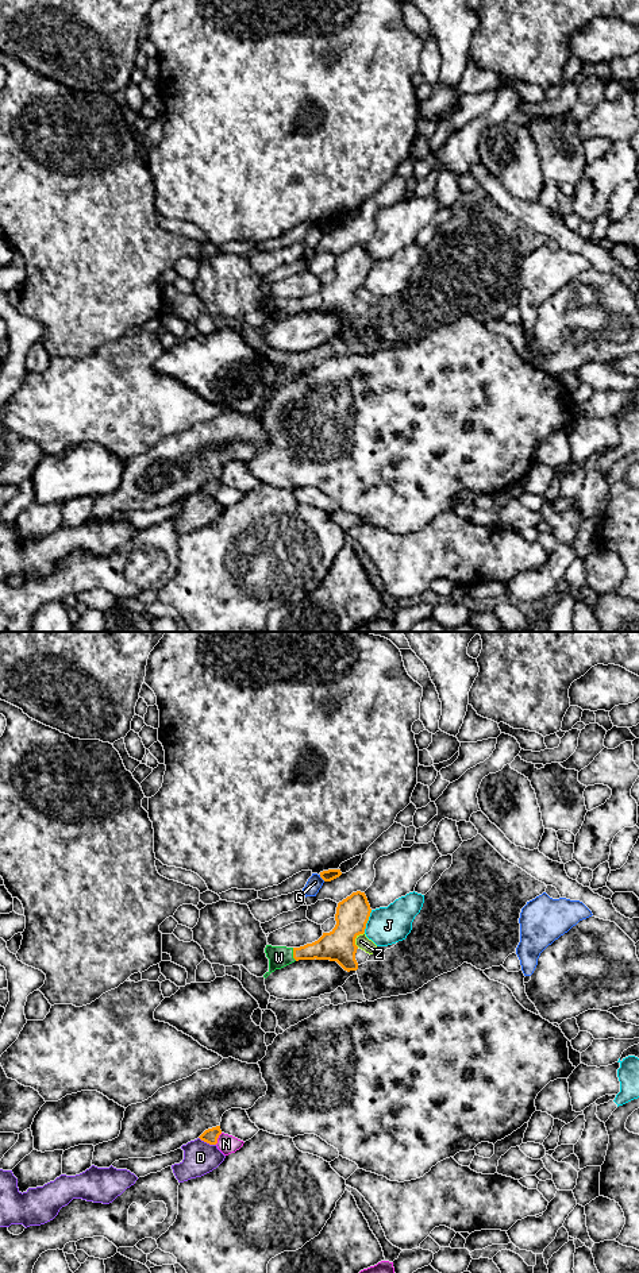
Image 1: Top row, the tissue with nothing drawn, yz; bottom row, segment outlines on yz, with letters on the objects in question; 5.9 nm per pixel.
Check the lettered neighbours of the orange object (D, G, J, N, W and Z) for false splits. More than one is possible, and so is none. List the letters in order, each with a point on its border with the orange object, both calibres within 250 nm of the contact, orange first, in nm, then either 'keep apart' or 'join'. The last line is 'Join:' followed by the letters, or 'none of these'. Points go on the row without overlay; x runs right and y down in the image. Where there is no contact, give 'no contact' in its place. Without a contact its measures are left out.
D: contact yz (207, 494); calibres 90 and 190 nm; keep apart
G: contact yz (322, 230); calibres 70 and 90 nm; keep apart
J: contact yz (368, 272); calibres 200 and 220 nm; keep apart
N: contact yz (218, 489); calibres 90 and 110 nm; keep apart
W: contact yz (293, 307); calibres 170 and 130 nm; join
Z: contact yz (355, 289); calibres 200 and 80 nm; keep apart
Join: W

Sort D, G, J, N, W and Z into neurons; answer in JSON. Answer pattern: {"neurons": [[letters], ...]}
{"neurons": [["D"], ["G"], ["J"], ["N"], ["W"], ["Z"]]}

